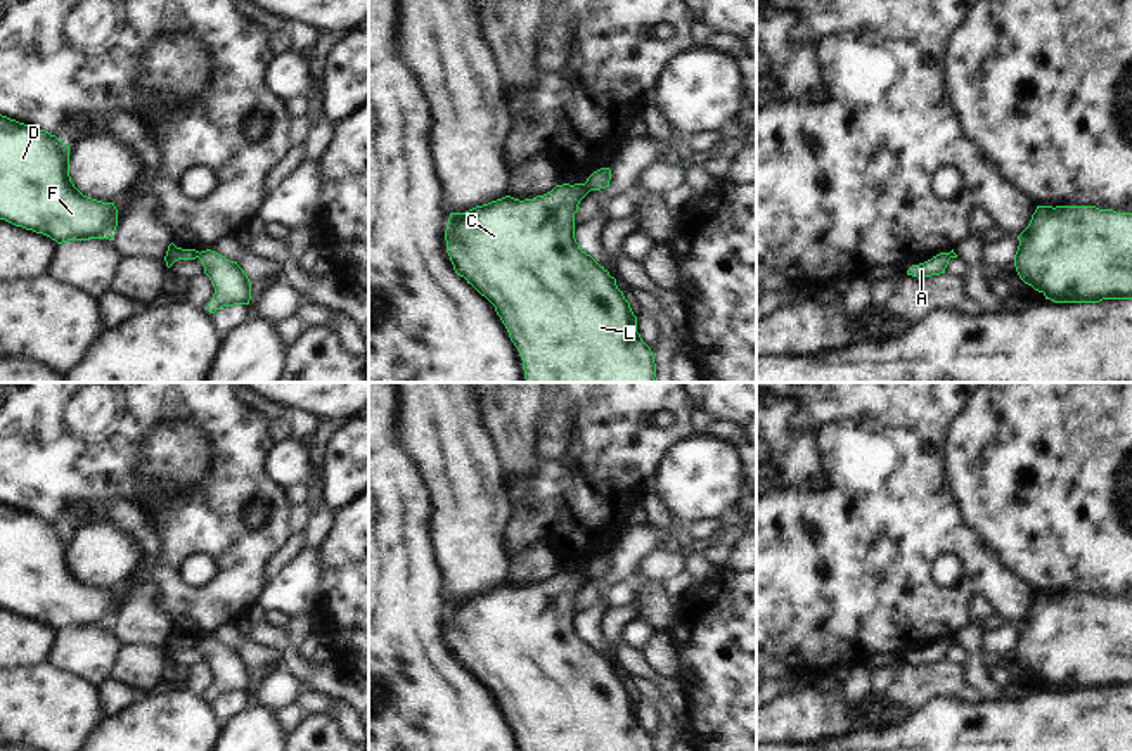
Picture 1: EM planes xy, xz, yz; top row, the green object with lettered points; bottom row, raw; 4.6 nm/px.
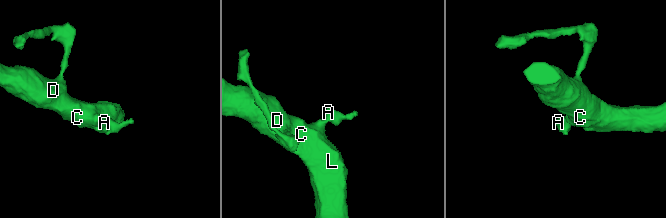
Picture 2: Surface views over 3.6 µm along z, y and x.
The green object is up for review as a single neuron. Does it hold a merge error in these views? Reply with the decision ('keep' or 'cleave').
cleave

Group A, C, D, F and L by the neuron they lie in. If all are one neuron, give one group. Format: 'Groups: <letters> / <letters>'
Groups: A / C D F L.

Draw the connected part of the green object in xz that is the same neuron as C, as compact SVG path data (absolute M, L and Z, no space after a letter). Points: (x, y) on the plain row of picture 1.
M563 571L533 587L505 583L466 600L450 600L445 628L453 658L495 694L523 751L654 751L616 666L575 626L575 600L589 580L585 571Z

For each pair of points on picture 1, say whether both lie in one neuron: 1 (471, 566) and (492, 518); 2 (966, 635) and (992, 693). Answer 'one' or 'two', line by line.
1: one
2: one

